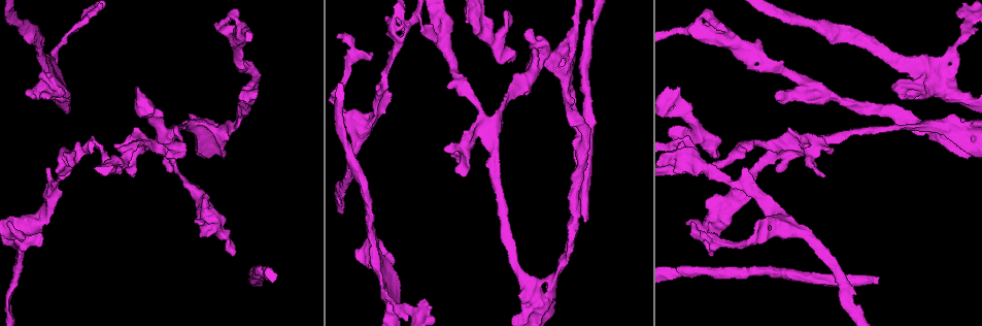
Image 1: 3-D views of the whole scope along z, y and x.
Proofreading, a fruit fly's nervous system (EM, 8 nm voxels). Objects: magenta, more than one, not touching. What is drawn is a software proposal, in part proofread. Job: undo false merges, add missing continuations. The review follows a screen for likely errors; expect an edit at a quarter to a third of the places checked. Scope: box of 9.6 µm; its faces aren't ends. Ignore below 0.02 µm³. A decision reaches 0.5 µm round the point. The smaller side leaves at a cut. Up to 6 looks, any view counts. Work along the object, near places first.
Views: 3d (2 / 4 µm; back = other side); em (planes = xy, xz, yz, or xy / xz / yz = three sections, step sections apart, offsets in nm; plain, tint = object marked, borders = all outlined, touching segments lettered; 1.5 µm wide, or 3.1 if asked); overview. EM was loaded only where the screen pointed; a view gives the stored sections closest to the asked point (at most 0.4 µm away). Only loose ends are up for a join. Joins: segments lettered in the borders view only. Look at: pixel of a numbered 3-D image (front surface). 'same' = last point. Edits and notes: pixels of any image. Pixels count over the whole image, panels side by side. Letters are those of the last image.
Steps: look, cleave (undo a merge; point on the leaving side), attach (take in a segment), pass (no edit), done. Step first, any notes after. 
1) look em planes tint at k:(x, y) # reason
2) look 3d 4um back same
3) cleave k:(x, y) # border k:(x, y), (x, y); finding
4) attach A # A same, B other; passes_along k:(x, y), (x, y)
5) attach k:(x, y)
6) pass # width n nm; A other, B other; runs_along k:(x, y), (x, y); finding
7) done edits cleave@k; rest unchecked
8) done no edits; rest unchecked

look em planes plain at 1:(387, 66) # a narrow waist

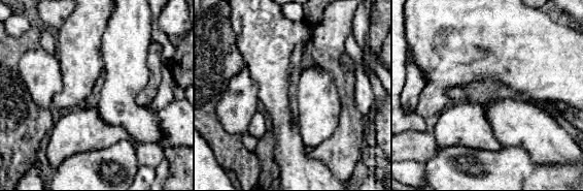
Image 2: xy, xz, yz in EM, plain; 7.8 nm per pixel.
look em planes borders same # what lies round it

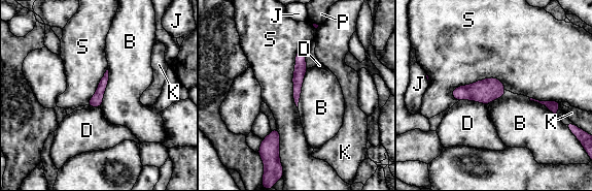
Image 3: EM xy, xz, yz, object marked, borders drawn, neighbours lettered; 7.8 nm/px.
pass # B other, D other, J other, K other, P other, S other; border 3:(506, 89), (487, 77), (451, 95); continuous, no second neuron

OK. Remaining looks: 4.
look 3d 2um back at 1:(879, 276) # branch stops here

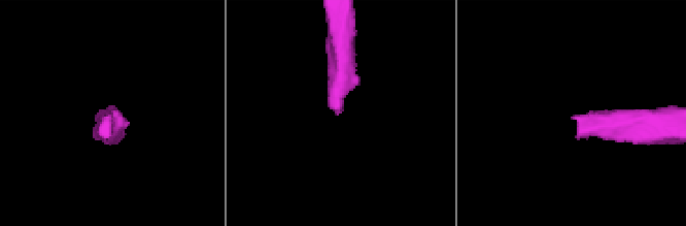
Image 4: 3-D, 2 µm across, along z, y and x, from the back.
look em 3.1um yz step 8 tint at 4:(340, 113) # need the tissue

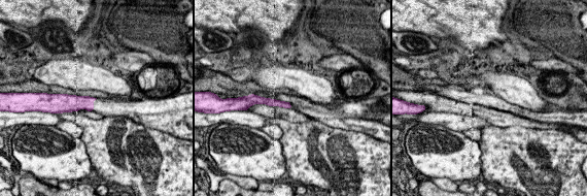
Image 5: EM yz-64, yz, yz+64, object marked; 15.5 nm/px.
look em 3.1um xz step 16 borders same

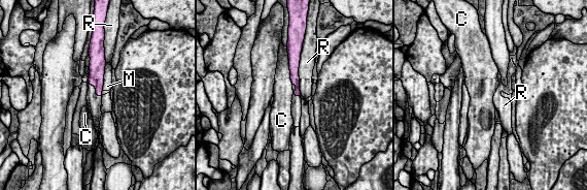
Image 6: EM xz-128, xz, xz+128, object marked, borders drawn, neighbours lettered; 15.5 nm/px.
pass # longest_contact R 480 nm; C other, M other, R other; none of them fits

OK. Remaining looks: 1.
look em yz step 8 borders at 1:(408, 309)

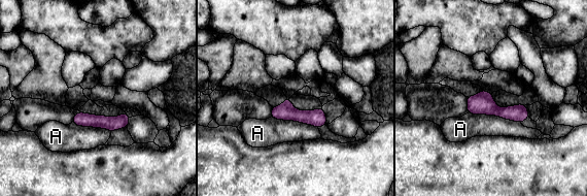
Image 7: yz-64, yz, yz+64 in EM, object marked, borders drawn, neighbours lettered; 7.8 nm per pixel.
pass # A other; border 7:(468, 112), (497, 115), (520, 123); continuous, no second neuron

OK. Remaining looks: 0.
done no edits; rest unchecked

